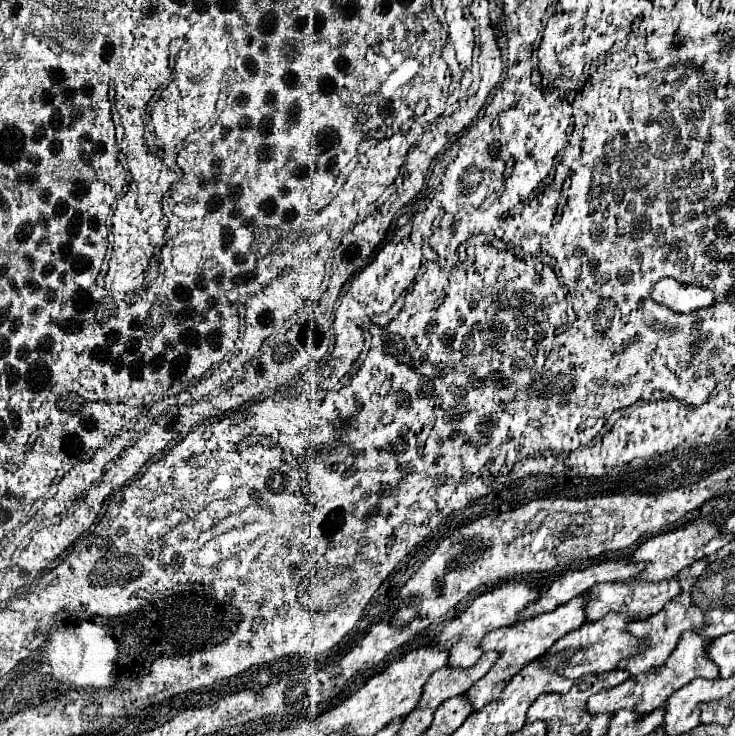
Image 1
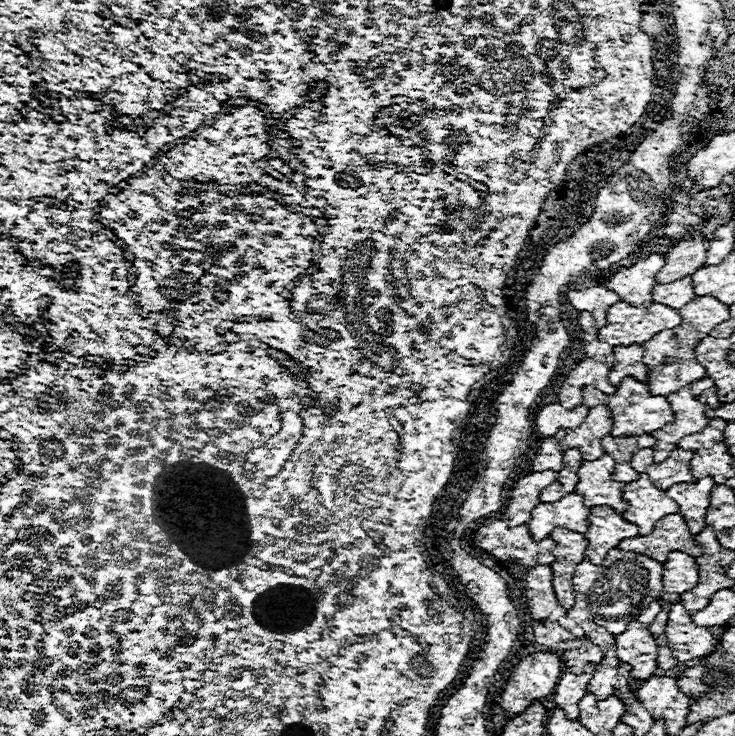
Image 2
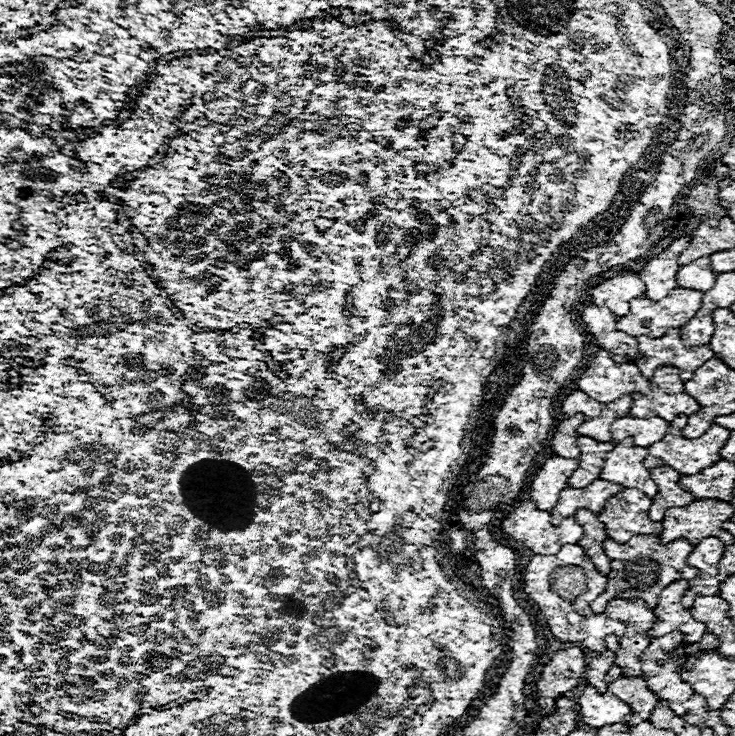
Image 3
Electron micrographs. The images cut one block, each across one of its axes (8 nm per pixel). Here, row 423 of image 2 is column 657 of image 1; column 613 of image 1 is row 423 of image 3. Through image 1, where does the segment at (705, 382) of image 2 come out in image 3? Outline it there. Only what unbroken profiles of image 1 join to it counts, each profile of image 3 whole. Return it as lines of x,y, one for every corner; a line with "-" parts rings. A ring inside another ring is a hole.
692,414
688,424
684,426
684,436
686,438
700,438
700,434
704,434
710,426
712,426
712,418
714,416
708,416
708,414

